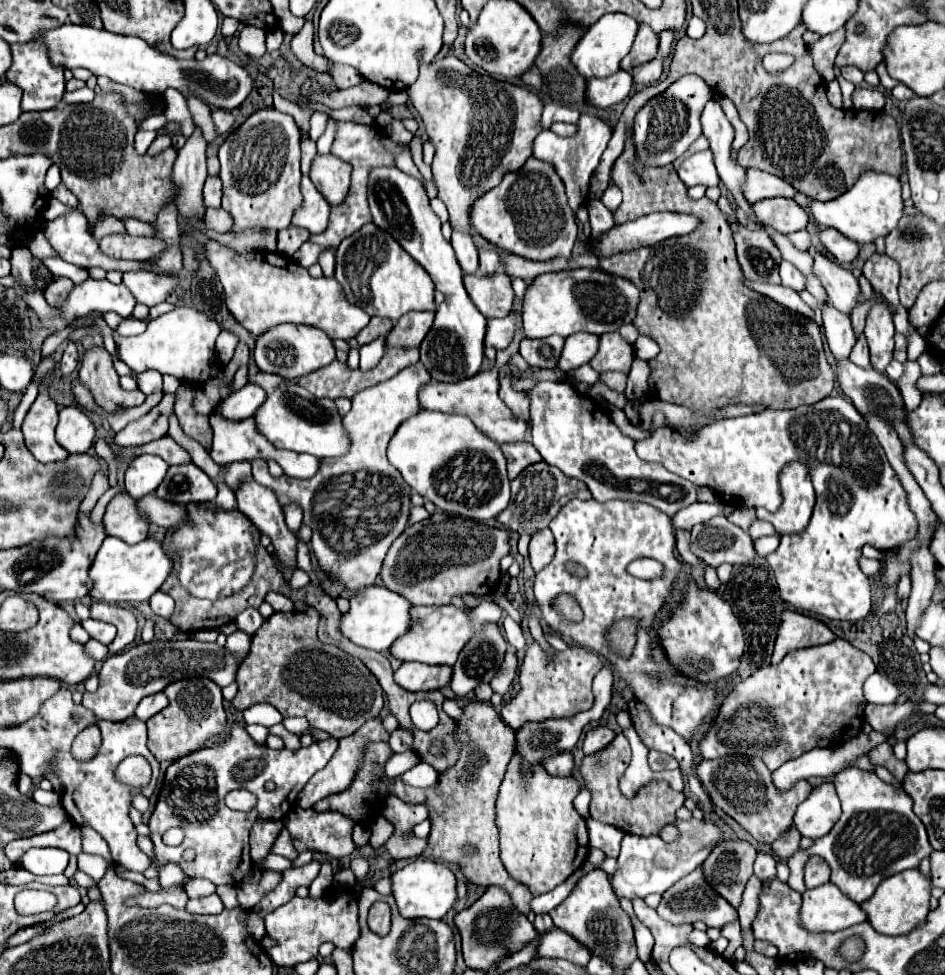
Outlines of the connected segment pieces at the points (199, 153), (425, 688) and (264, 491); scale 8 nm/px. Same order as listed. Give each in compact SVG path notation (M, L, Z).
M195 128L193 134L187 138L185 146L179 150L177 168L173 168L173 182L179 188L177 208L183 224L189 224L191 216L201 218L205 212L205 208L201 206L201 190L207 178L205 150L207 142L201 130Z
M403 662L395 672L395 682L409 692L429 692L449 684L451 666L429 666L421 662Z
M247 476L235 490L237 508L273 540L275 556L283 568L295 568L295 534L289 532L283 518L283 508L271 488L261 486Z

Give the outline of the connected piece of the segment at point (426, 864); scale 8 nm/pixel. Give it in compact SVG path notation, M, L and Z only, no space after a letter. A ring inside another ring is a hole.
M415 858L405 868L391 876L391 890L403 918L437 918L441 920L457 902L455 874L441 862L429 858Z

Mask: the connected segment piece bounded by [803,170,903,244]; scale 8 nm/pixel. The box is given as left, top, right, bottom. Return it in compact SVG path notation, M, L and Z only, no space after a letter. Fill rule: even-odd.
M865 170L853 188L849 188L845 194L841 194L835 200L829 202L819 202L819 200L809 200L807 206L809 214L815 216L815 220L827 228L837 228L841 234L847 238L867 244L873 242L877 236L889 234L893 226L897 226L901 214L903 214L903 198L901 198L901 182L897 176L885 174L885 172L875 172L875 170Z

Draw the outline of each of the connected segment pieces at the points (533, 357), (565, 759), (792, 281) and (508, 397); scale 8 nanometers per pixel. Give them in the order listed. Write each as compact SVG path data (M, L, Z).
M549 336L541 340L529 340L525 338L521 342L521 356L537 368L555 368L559 362L559 354L563 350L565 338L561 336Z
M563 752L557 754L549 760L543 762L543 768L551 774L551 776L569 776L573 770L573 754L571 752Z
M783 262L781 264L781 284L795 290L795 292L801 292L805 290L805 284L807 284L807 278L791 264L791 262Z
M501 378L499 396L513 410L515 416L521 416L521 418L529 416L529 398L525 392L515 392L511 388L511 378Z

